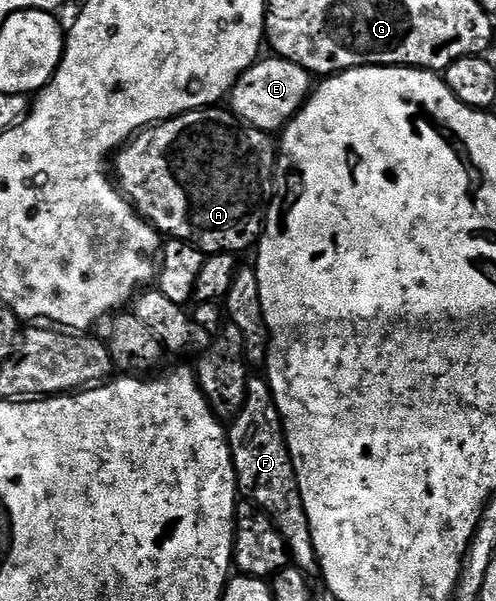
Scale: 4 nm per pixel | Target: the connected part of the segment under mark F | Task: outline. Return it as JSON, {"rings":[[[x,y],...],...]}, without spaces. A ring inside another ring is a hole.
{"rings":[[[252,376],[248,380],[243,410],[229,425],[229,440],[235,477],[242,496],[262,509],[275,522],[276,529],[311,529],[291,462],[287,437],[283,434],[283,420],[275,406],[271,386],[262,376]]]}

